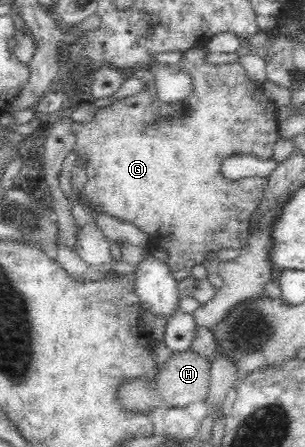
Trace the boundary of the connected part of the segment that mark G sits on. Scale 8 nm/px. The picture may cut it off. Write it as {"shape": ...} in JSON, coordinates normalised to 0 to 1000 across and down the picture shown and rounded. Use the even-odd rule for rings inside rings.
{"shape":[[[636,105],[603,119],[593,148],[633,172],[633,201],[590,226],[531,226],[518,217],[505,159],[443,152],[436,170],[475,186],[462,206],[325,242],[298,273],[239,271],[230,277],[249,309],[243,338],[269,358],[289,398],[269,432],[275,461],[295,468],[302,483],[348,479],[423,497],[482,523],[489,535],[515,537],[521,555],[548,568],[538,588],[580,633],[633,617],[633,600],[672,591],[692,564],[784,559],[816,523],[830,474],[862,447],[879,400],[849,394],[744,398],[725,371],[738,353],[823,345],[862,358],[885,356],[915,309],[905,235],[869,213],[859,186],[816,177],[784,136],[689,143],[672,134],[675,112]]]}

